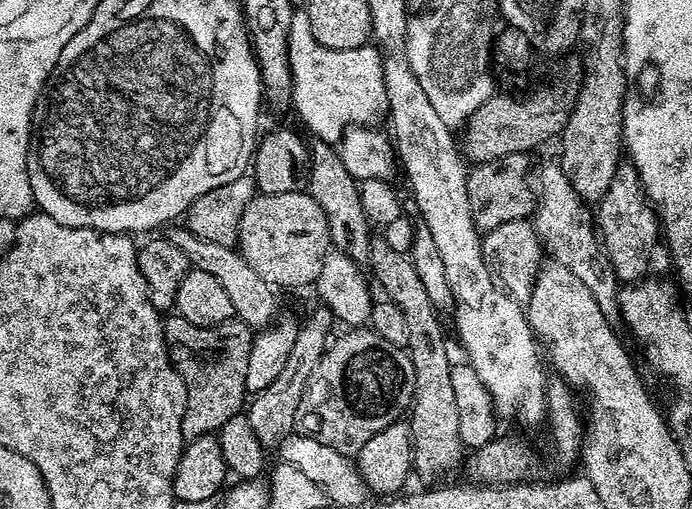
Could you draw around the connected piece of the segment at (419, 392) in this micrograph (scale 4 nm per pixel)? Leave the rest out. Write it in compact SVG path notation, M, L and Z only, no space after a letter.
M376 238L369 246L368 260L378 283L384 287L383 294L404 311L409 327L409 342L406 351L412 357L416 375L416 398L412 404L410 427L414 445L414 472L432 486L447 472L463 465L466 449L458 434L458 402L454 394L452 370L454 360L448 357L448 344L444 341L444 328L440 325L437 305L433 304L418 270L414 270L411 255L404 255L389 246L383 238Z

